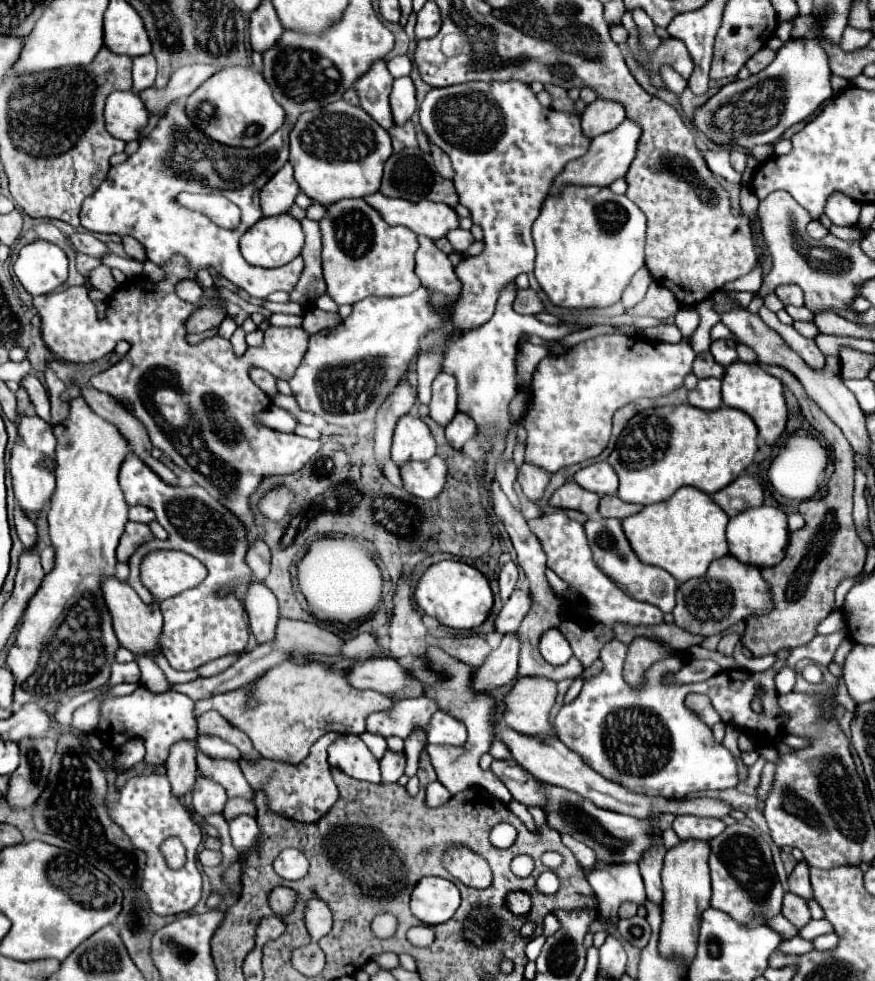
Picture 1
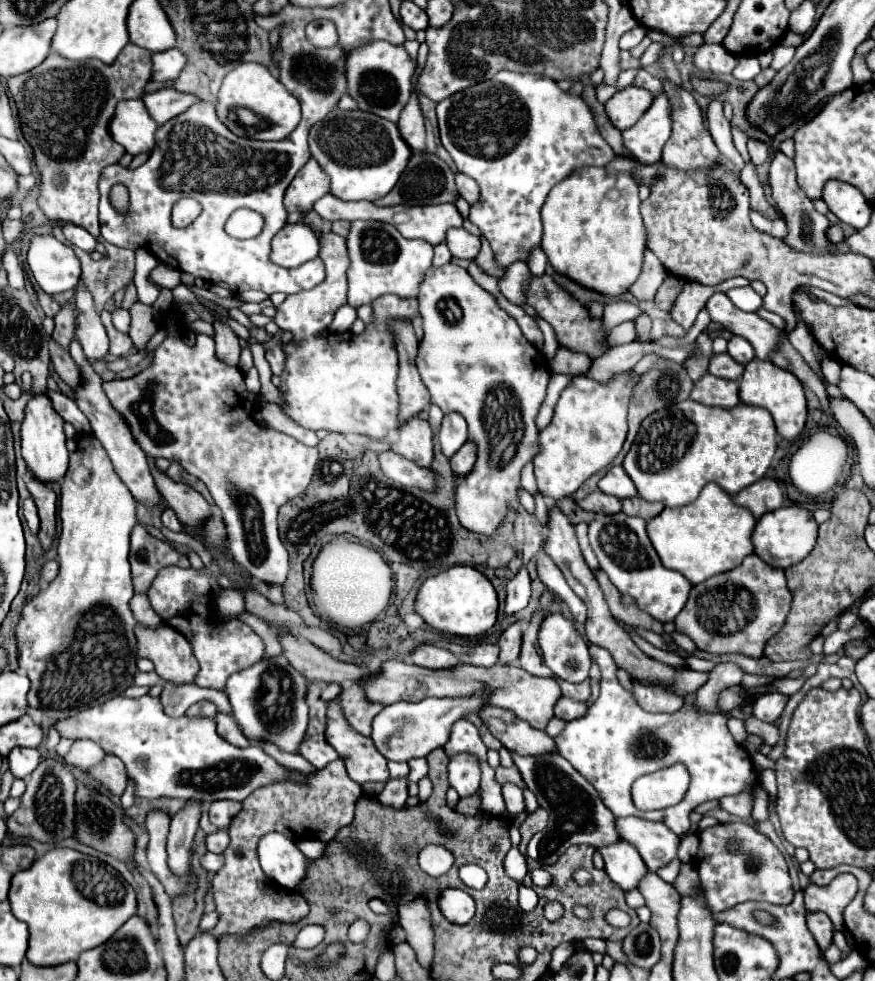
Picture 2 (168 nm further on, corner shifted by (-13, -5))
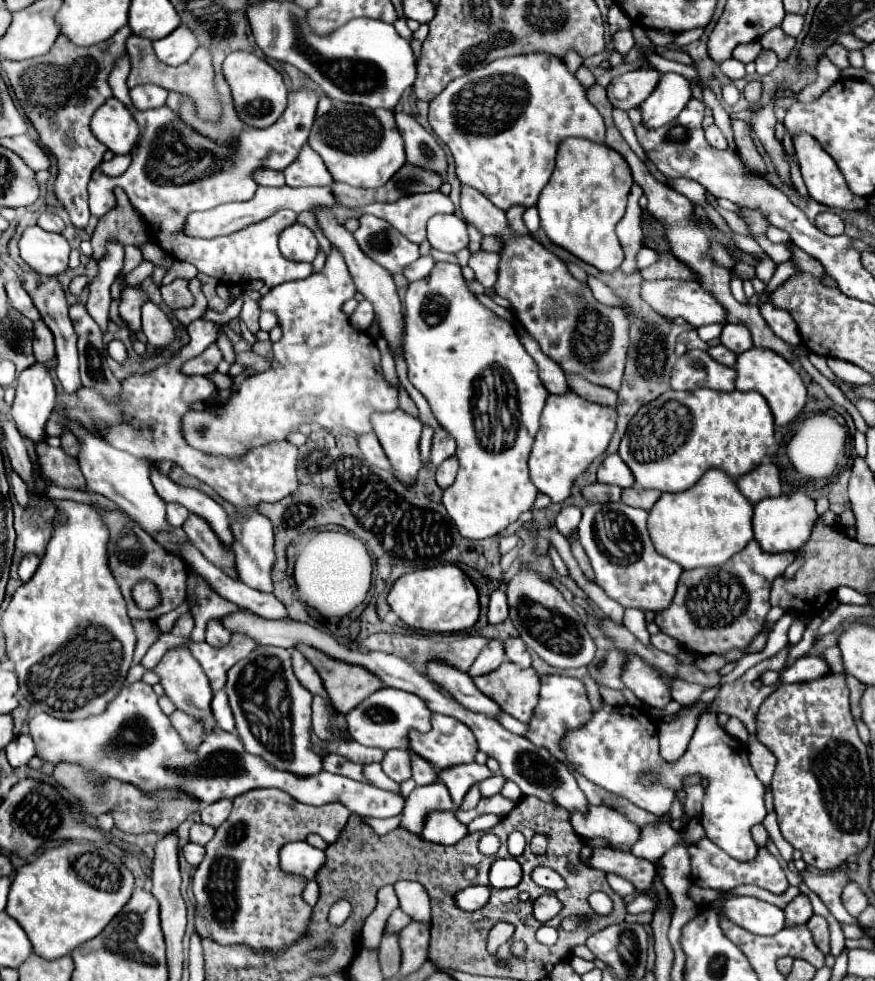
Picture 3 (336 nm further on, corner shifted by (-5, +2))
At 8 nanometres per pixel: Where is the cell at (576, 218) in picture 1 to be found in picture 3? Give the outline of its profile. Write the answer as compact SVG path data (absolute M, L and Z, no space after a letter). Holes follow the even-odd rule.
M569 137L565 141L561 141L559 149L557 149L557 163L555 163L553 175L551 175L549 183L545 185L545 189L541 191L539 201L537 201L537 209L539 209L539 217L541 217L541 225L543 225L545 233L549 235L549 239L553 243L565 247L569 253L573 253L581 261L597 267L603 273L611 273L611 271L619 269L625 255L623 255L623 249L615 235L615 225L625 215L631 183L633 183L633 177L631 177L629 165L615 149L587 141L587 139L579 139L579 137Z

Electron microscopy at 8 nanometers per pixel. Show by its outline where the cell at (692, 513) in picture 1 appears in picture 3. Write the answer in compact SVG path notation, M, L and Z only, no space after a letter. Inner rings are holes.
M707 471L699 483L679 493L663 493L649 511L649 527L655 549L673 559L683 569L723 565L731 555L739 553L751 539L753 505L739 491L737 483L723 471Z

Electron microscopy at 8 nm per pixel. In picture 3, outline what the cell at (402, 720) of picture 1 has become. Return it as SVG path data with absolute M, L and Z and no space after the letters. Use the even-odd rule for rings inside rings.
M379 689L373 695L369 695L365 701L361 701L357 707L353 707L347 715L347 725L351 737L365 745L365 747L379 747L383 751L389 749L407 749L407 731L409 727L417 731L429 731L431 729L431 711L427 705L413 693L401 691L401 689Z

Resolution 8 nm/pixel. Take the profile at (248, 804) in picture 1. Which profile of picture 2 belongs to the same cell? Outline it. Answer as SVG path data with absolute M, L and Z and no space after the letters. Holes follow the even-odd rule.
M333 760L323 770L307 774L303 782L283 778L253 790L253 794L243 800L243 810L229 826L231 844L223 852L225 864L213 878L213 894L219 912L219 922L213 928L213 934L247 934L255 926L263 926L271 920L297 922L306 917L310 911L307 902L263 874L255 846L267 832L281 832L293 840L295 836L317 838L321 842L331 840L339 828L351 824L355 802L361 792L361 786L347 776L341 760Z

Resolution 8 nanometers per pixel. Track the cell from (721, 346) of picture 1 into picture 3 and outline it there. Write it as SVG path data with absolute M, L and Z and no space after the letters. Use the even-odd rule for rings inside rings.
M725 325L723 333L721 333L721 343L731 349L735 355L741 355L743 351L753 347L753 339L751 333L745 325Z

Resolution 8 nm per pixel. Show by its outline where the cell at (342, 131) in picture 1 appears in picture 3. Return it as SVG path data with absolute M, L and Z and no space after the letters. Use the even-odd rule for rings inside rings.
M337 103L337 111L315 119L309 135L309 145L315 153L319 153L335 181L353 187L381 187L405 163L403 139L395 125L393 111L389 109L371 109L363 105Z

